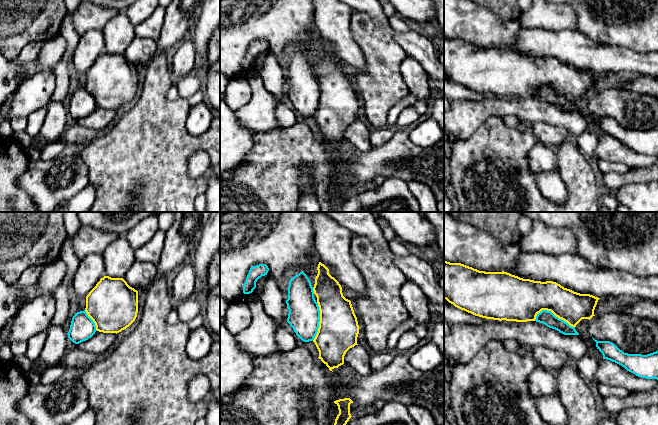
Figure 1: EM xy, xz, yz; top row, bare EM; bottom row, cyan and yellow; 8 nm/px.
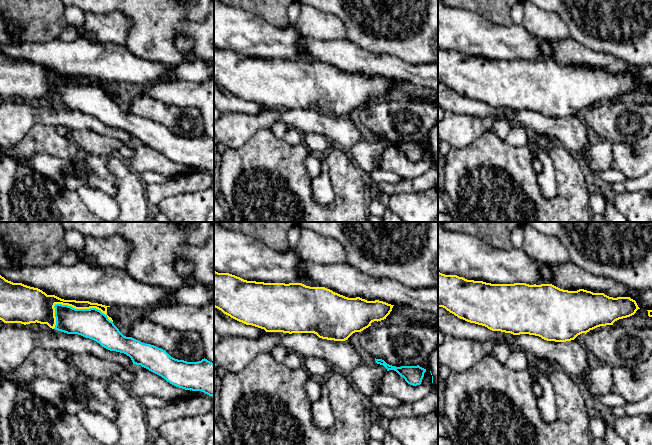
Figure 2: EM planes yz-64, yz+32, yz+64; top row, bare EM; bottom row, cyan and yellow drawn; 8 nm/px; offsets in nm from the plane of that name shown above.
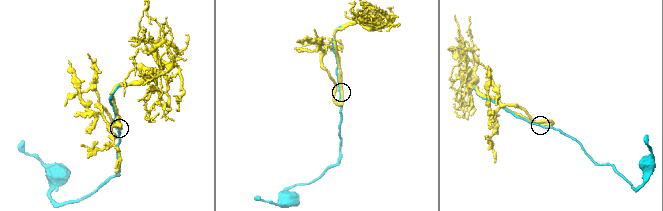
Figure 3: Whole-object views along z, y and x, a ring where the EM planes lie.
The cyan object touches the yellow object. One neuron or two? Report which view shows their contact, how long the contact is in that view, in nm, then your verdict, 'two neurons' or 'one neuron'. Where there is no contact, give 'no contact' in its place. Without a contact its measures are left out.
contact in yz; length 340 nm; one neuron

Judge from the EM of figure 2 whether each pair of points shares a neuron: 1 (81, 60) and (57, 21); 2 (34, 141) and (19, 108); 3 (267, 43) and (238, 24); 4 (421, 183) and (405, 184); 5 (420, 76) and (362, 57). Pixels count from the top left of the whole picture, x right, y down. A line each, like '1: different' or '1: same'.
1: different
2: different
3: same
4: same
5: same

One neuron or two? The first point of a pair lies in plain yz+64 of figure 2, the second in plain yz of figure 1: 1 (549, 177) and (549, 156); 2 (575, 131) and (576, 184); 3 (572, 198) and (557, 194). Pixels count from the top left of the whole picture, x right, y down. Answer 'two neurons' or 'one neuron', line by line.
1: two neurons
2: two neurons
3: two neurons

